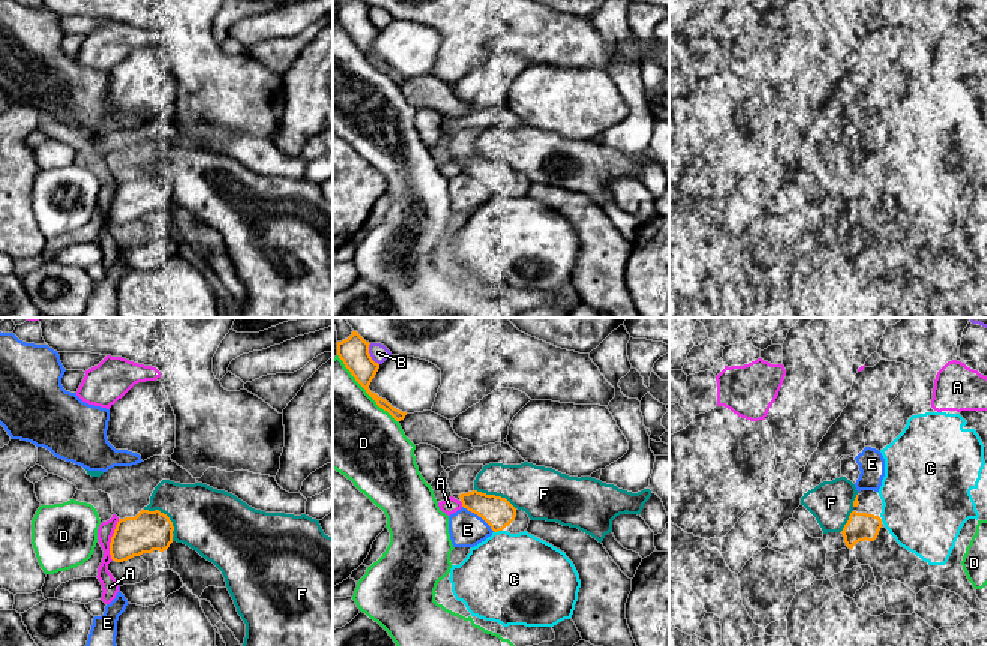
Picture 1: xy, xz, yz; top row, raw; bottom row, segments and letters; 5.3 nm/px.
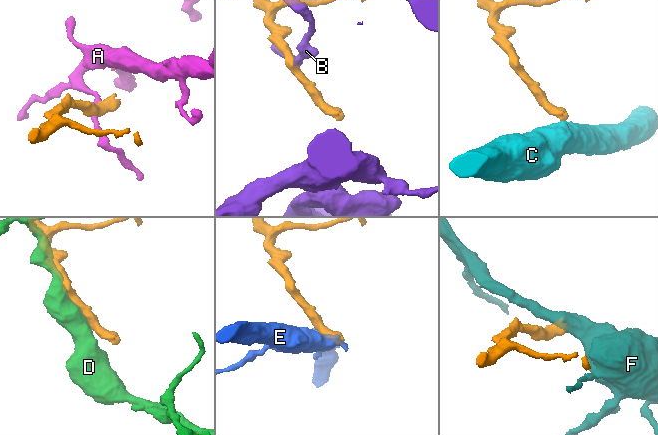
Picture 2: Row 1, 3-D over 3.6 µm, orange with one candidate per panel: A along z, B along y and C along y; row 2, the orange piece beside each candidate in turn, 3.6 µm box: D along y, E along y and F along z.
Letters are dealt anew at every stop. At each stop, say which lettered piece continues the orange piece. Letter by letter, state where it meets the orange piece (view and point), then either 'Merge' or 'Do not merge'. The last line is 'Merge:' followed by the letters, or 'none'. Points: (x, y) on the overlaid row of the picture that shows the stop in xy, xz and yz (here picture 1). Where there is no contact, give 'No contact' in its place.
A: Touches orange at xy (111, 540). Do not merge
B: Touches orange at xz (369, 354). Do not merge
C: Touches orange at xz (497, 531). Do not merge
D: Touches orange at xz (365, 388). Do not merge
E: Touches orange at xz (479, 516). Do not merge
F: Touches orange at xz (494, 495). Do not merge
Merge: none

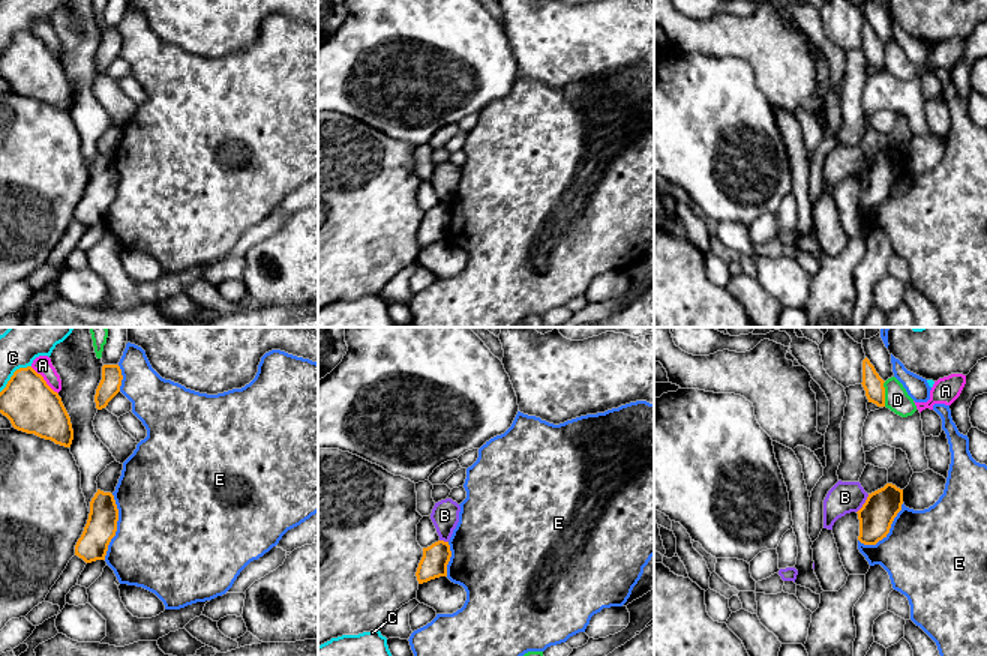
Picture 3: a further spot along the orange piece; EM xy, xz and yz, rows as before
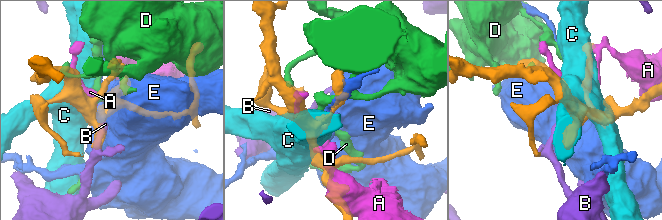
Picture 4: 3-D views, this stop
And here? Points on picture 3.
A: Touches orange at xy (44, 380). Do not merge
B: Touches orange at yz (864, 503). Do not merge
C: Touches orange at xy (14, 374). Do not merge
D: Touches orange at yz (884, 394). Do not merge
E: Touches orange at xy (116, 527). Do not merge
Merge: none

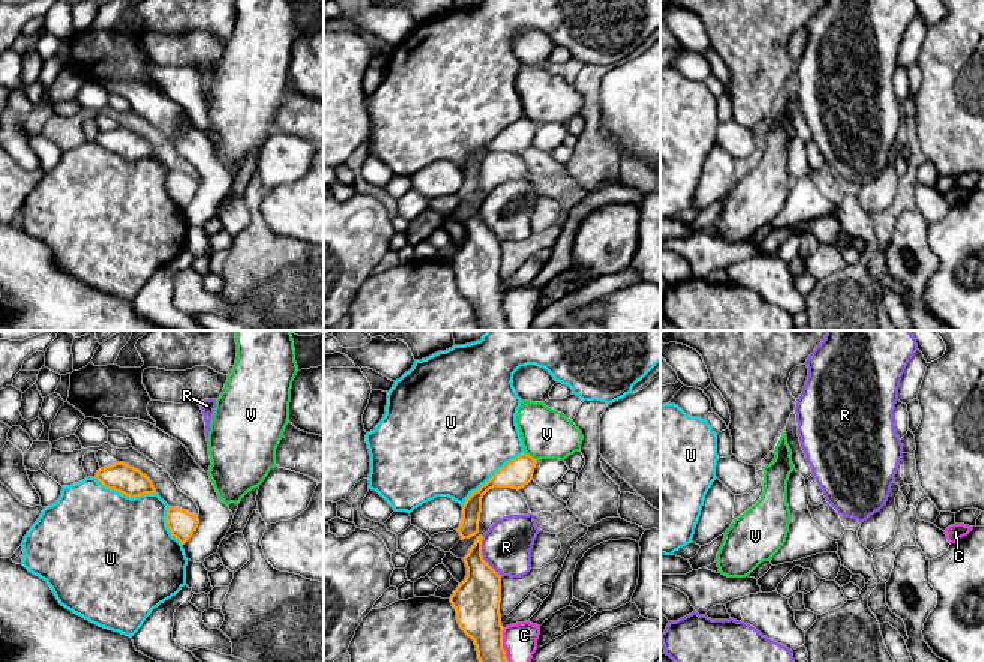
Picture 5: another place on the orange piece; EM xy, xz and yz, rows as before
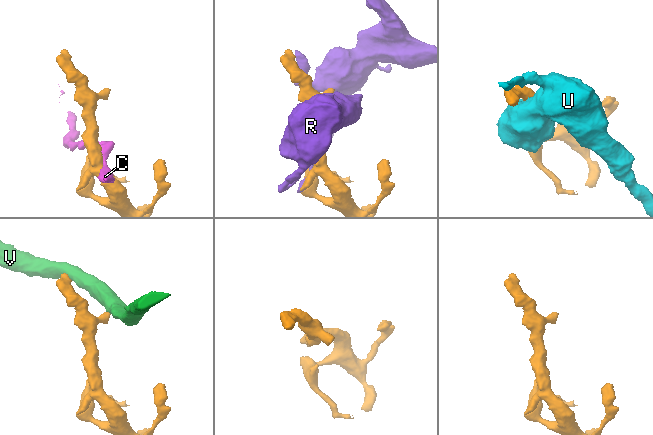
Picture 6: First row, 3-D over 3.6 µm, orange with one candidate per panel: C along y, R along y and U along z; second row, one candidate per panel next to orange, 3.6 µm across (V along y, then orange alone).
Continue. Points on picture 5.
C: Touches orange at xz (501, 644). Do not merge
R: Touches orange at xz (482, 557). Do not merge
U: Touches orange at xz (492, 476). Do not merge
V: Touches orange at xz (531, 457). Do not merge
Merge: none

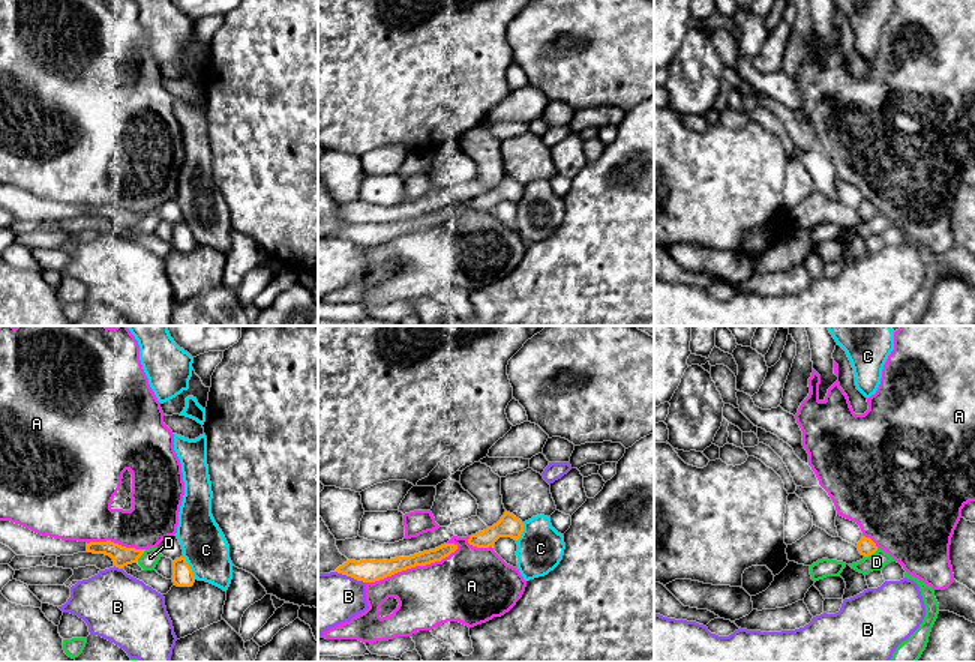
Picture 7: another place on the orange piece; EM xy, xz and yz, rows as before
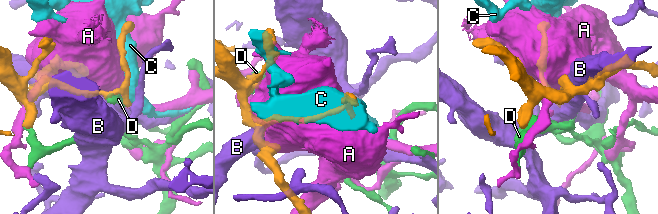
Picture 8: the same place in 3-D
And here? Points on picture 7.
A: Touches orange at xz (413, 566). Do not merge
B: Touches orange at xz (350, 575). Do not merge
C: Touches orange at xy (189, 568). Do not merge
D: Touches orange at yz (870, 554). Do not merge
Merge: none

